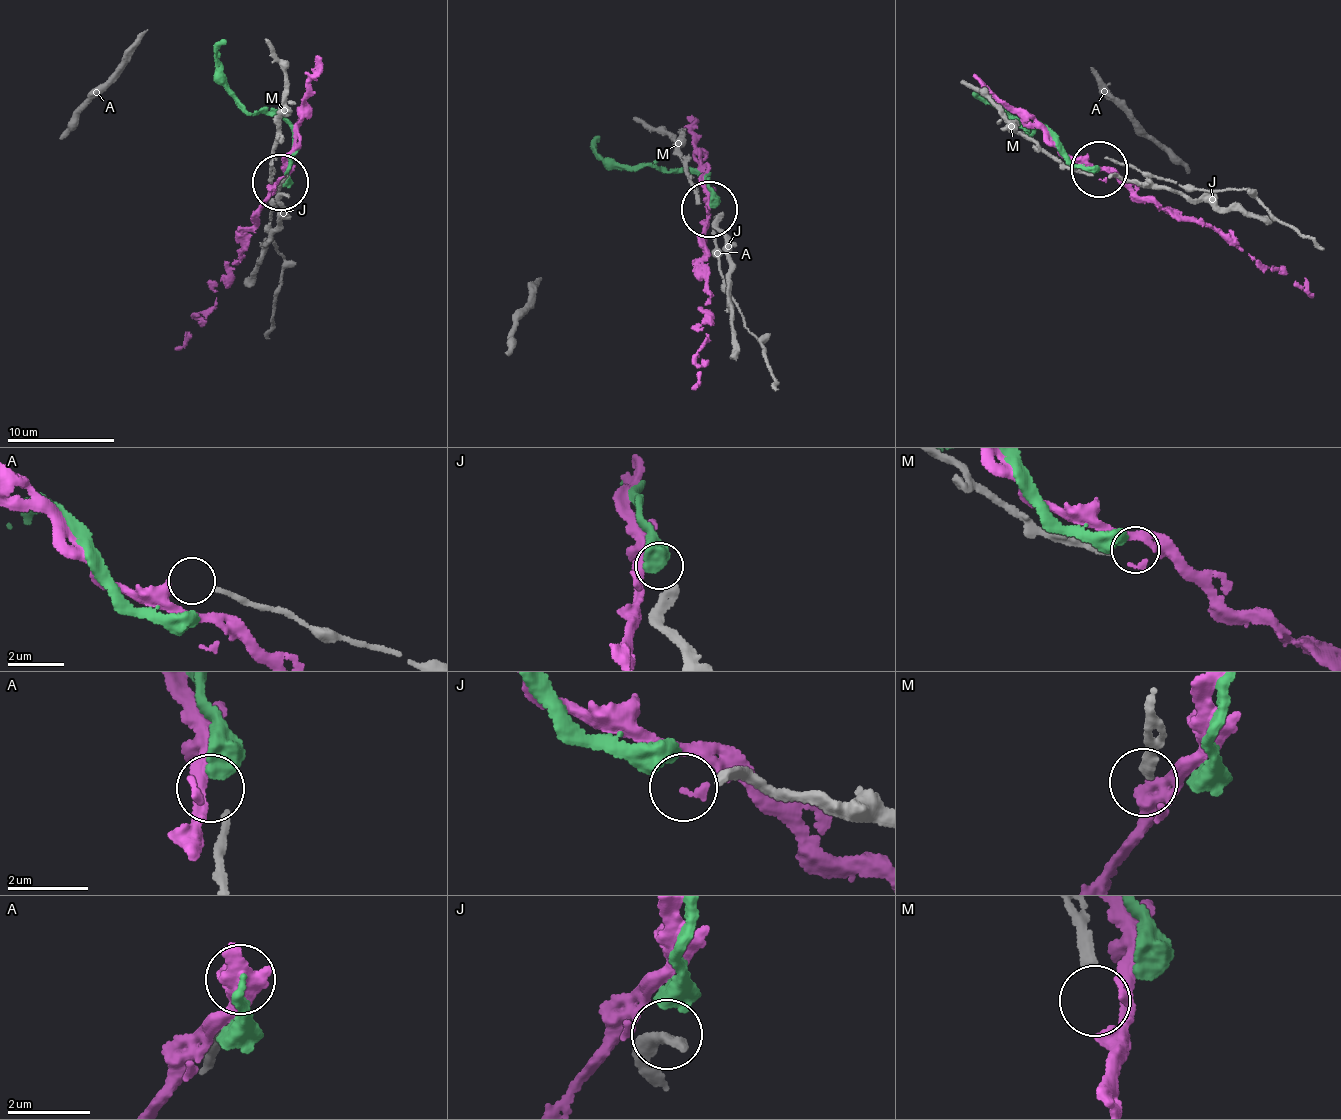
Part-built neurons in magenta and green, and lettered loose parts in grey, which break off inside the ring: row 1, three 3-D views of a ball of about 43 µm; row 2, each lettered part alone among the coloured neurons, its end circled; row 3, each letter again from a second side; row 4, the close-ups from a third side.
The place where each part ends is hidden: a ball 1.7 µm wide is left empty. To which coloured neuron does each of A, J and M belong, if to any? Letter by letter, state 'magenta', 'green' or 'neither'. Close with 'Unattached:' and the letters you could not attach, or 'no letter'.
A: neither
J: green
M: neither
Unattached: A, M

